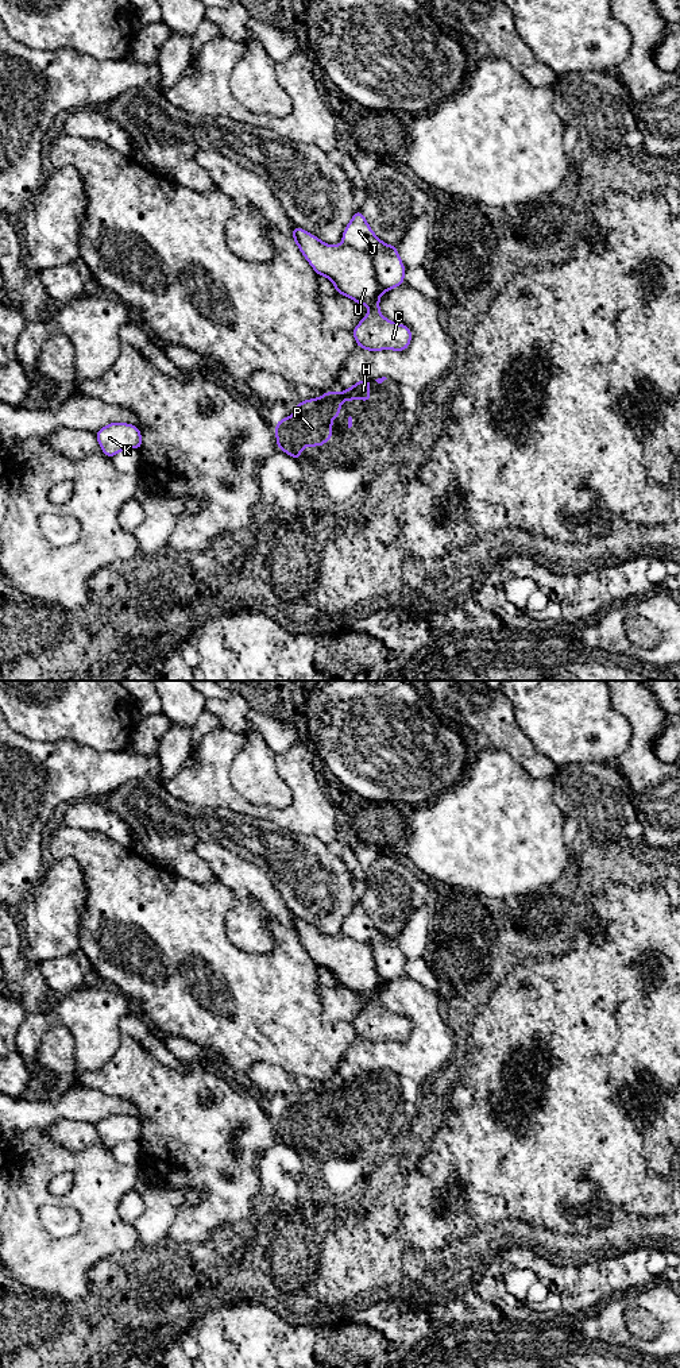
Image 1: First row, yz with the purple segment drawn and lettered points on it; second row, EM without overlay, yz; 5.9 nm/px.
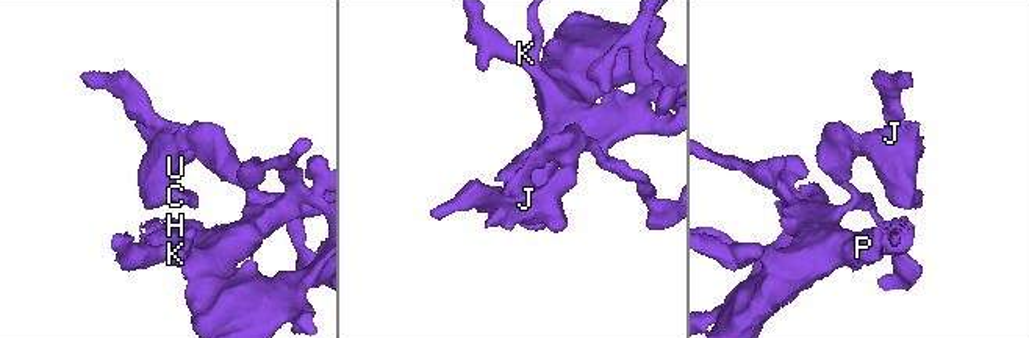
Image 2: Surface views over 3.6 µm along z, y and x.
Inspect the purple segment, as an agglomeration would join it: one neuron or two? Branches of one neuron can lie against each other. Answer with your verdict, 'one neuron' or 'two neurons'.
two neurons

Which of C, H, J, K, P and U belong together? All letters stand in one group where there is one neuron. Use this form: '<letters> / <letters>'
C U / H J K P

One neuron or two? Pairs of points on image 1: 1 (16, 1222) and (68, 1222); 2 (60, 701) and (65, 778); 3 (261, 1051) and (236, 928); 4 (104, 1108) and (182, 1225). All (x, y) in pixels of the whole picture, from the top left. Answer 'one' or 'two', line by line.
1: two
2: two
3: two
4: two

